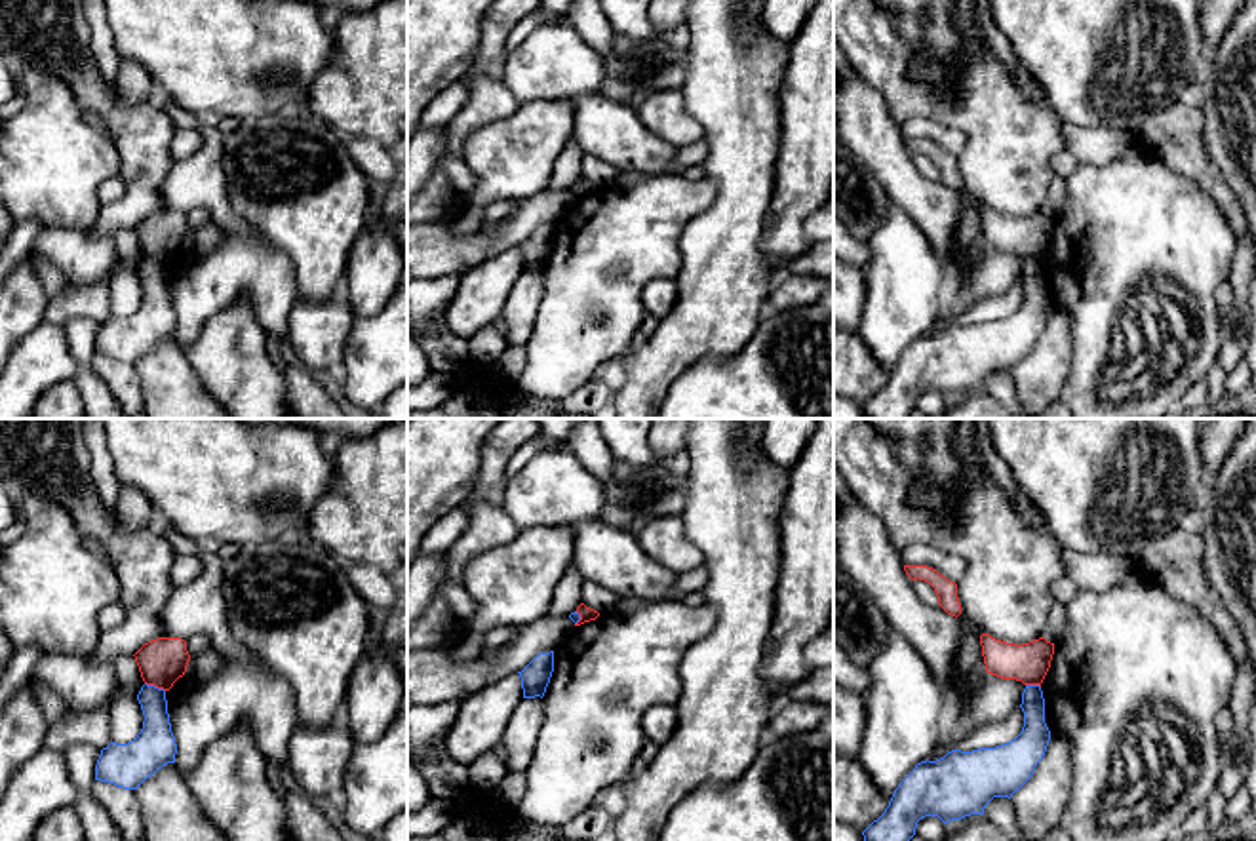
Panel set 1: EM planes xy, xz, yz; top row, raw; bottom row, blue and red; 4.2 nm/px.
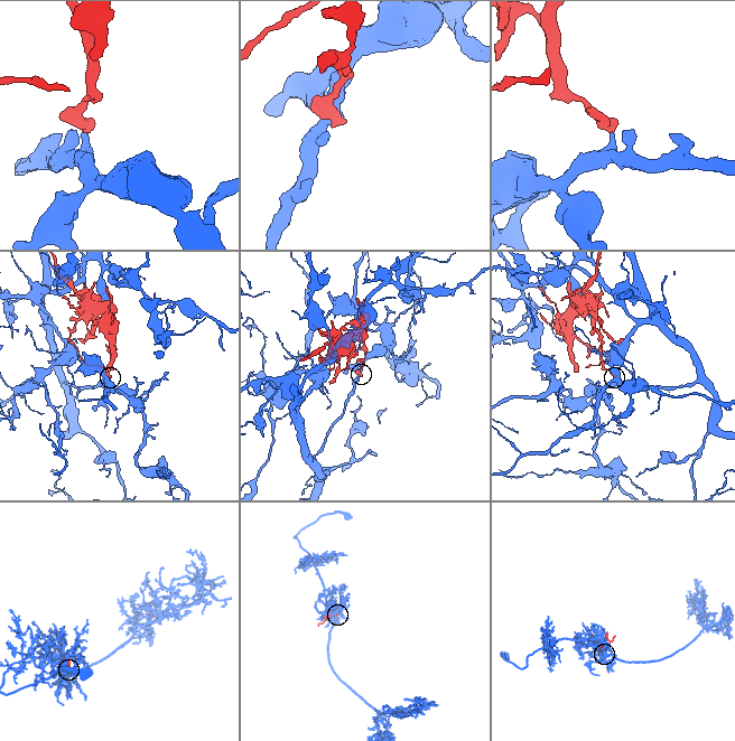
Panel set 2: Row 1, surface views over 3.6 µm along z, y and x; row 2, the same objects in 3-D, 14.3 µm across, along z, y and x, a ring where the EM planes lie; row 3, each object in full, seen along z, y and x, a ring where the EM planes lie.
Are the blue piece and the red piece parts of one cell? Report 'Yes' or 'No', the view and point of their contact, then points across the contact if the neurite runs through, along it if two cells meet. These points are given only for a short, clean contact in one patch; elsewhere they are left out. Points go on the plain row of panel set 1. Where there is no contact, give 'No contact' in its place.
No. Touches blue at xy (153, 259). Boundary: xy (145, 255), (164, 265)

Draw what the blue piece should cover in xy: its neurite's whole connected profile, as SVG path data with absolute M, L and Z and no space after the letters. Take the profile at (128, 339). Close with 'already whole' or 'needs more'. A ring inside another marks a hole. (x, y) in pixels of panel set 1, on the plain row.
M145 257L137 274L145 289L141 306L128 318L110 316L95 339L95 354L124 363L137 363L158 342L175 337L177 327L166 264Z; already whole

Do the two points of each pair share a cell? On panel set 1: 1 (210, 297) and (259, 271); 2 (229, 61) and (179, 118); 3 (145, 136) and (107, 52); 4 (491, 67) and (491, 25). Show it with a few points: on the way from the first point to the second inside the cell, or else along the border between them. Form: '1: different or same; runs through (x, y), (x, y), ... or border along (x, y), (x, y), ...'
1: same; runs through (221, 286), (236, 271), (248, 271)
2: different; border along (156, 88), (202, 118)
3: different; border along (90, 44), (99, 77), (115, 84)
4: same; runs through (491, 58), (491, 35)

